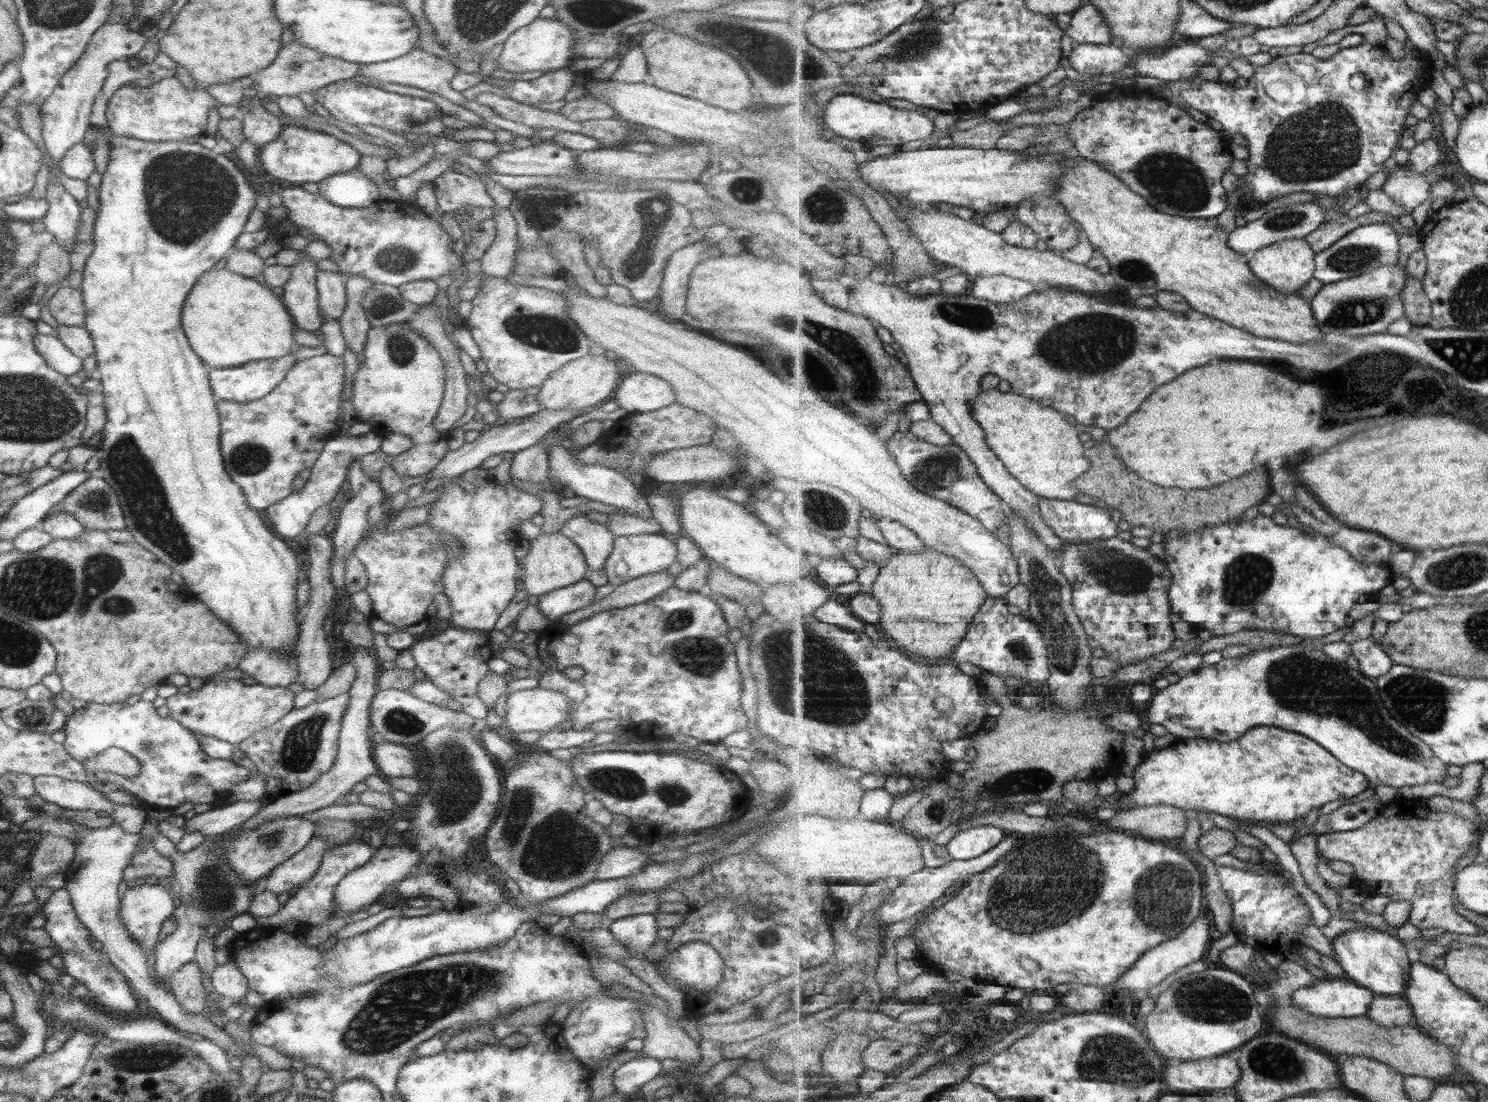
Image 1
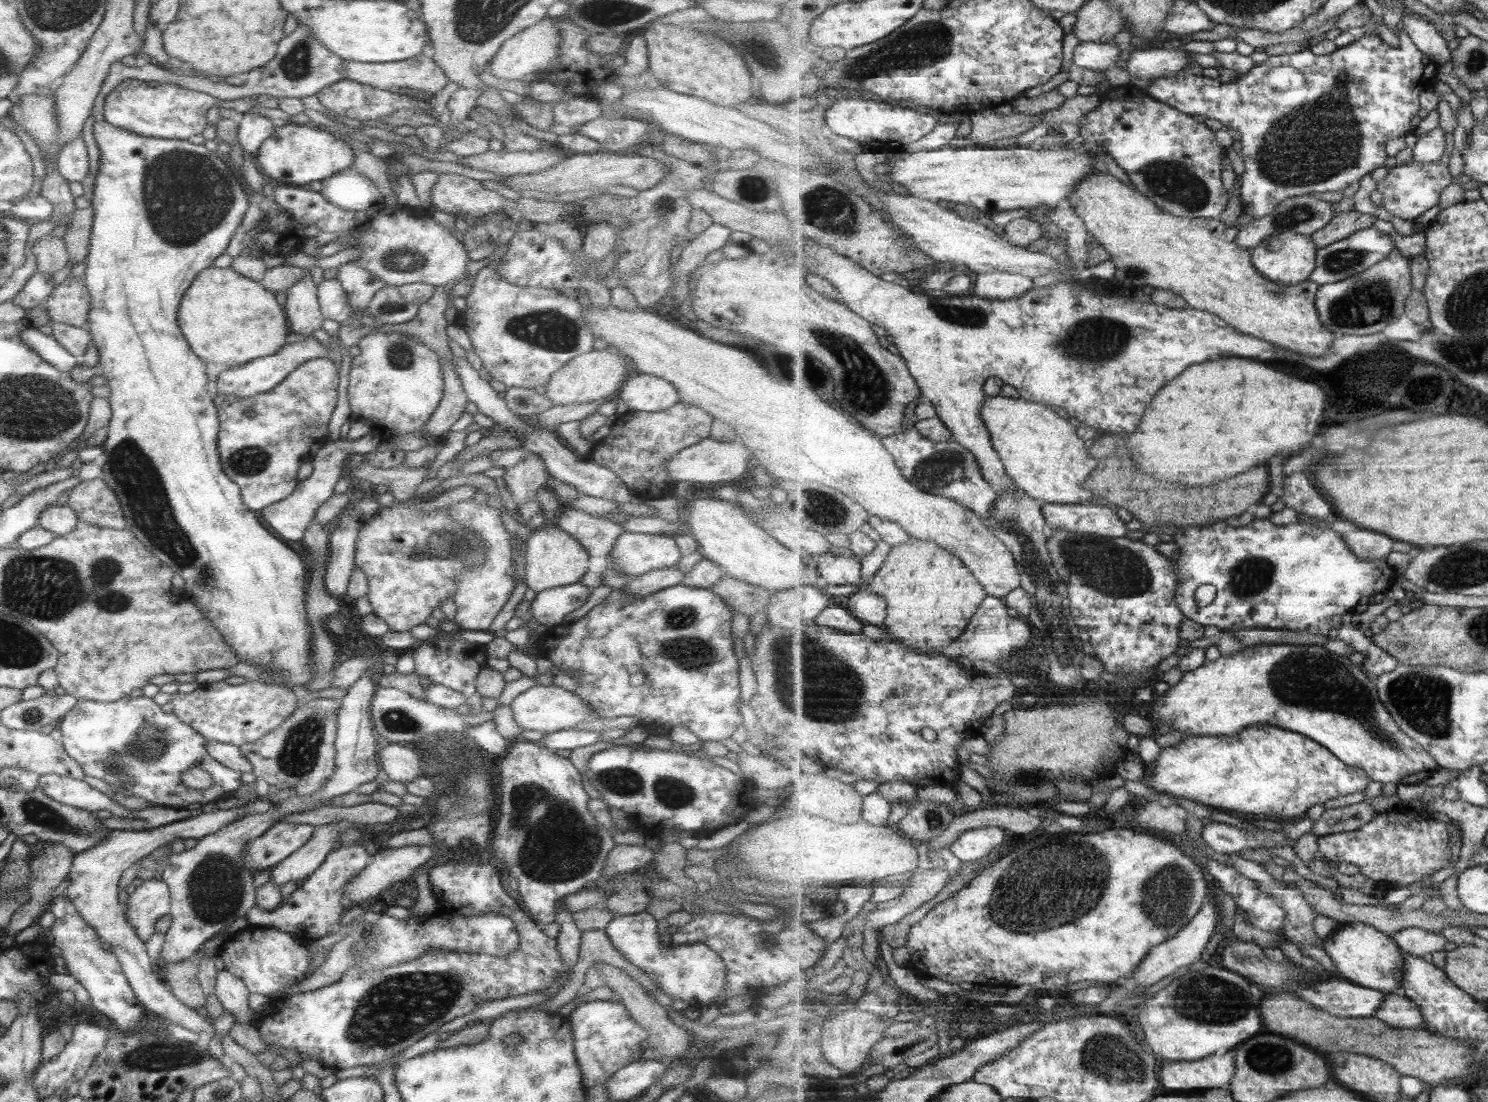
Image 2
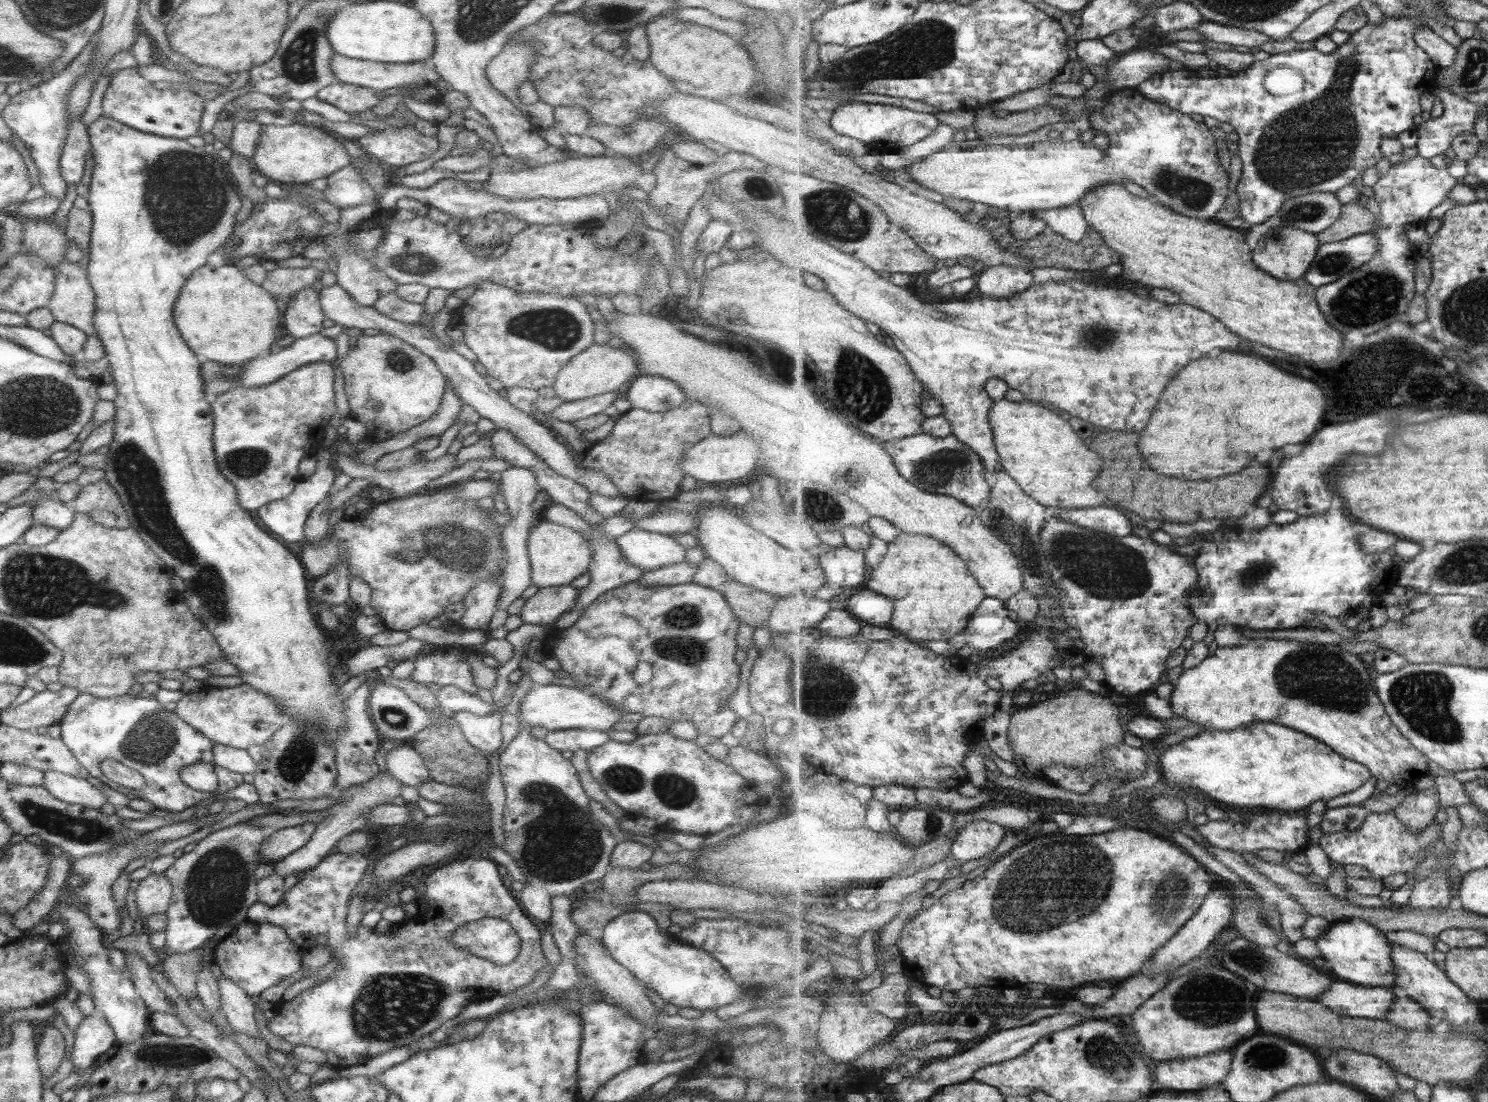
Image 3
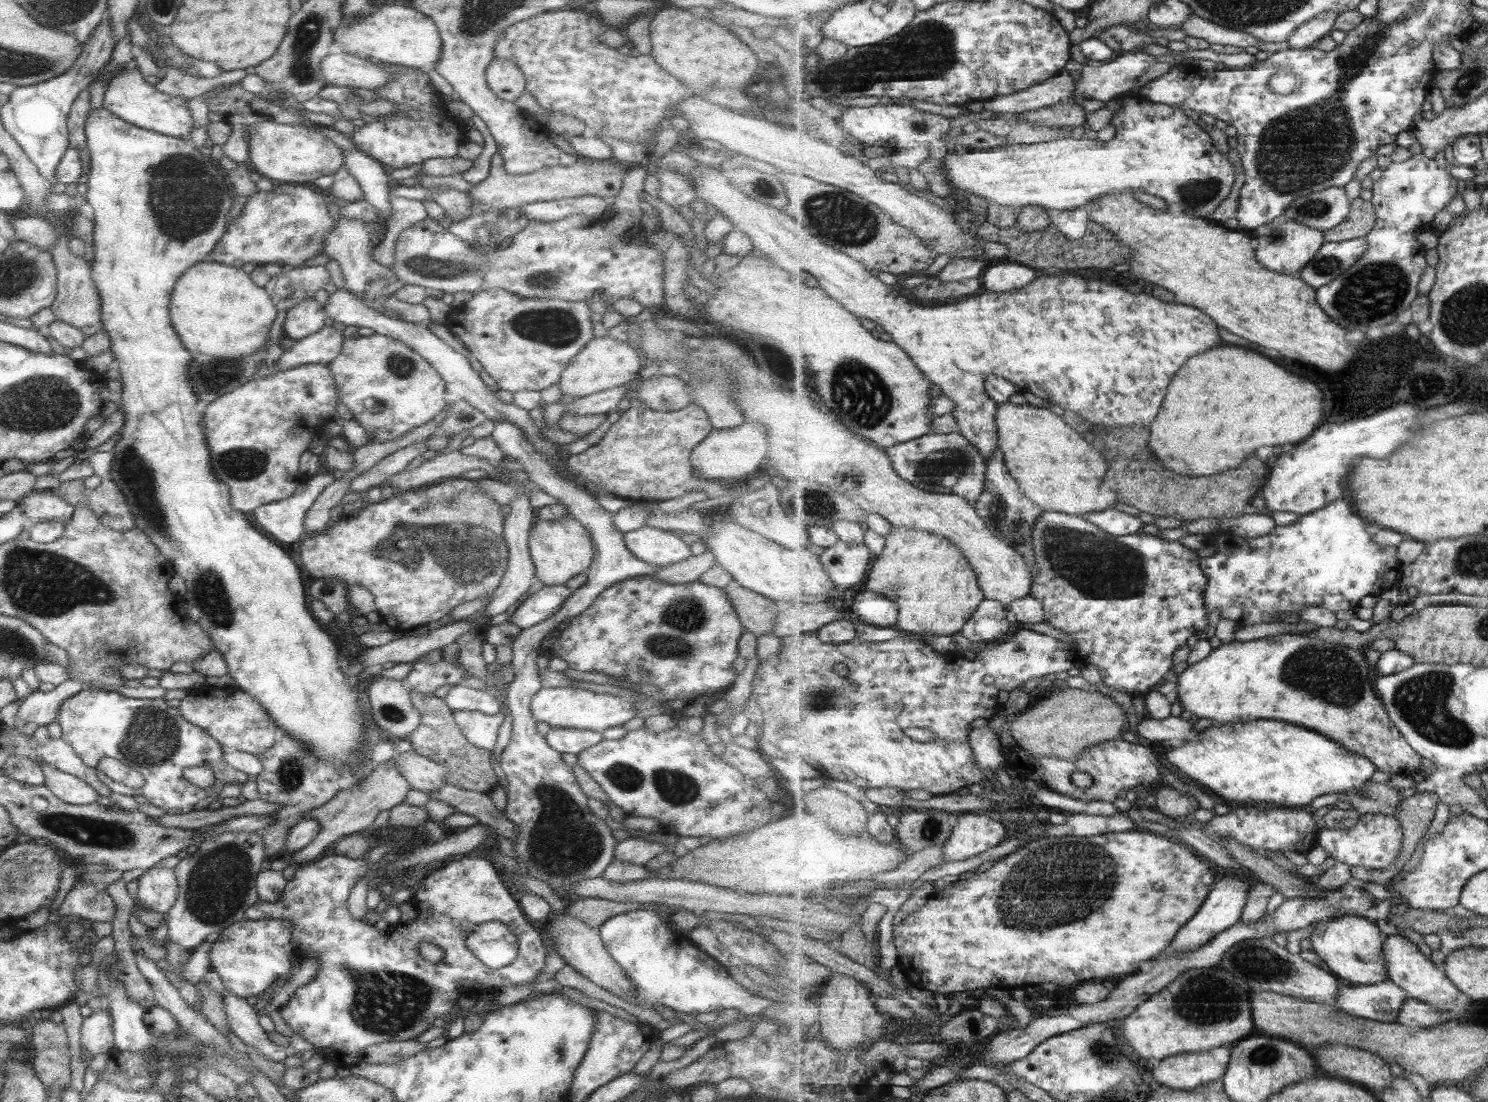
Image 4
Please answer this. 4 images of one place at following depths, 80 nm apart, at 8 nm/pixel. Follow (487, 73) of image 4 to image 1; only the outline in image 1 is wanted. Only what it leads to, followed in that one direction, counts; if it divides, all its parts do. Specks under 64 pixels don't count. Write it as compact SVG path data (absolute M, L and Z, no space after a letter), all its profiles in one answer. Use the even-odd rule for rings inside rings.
M537 17L529 24L512 32L494 52L495 66L505 72L535 72L558 70L565 67L572 56L572 30L554 18Z

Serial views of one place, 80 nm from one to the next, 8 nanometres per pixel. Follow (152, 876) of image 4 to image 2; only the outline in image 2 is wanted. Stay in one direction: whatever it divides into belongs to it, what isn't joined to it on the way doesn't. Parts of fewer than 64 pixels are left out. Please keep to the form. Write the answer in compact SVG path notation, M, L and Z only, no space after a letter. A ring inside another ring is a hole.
M149 879L143 881L140 886L135 887L130 896L127 896L127 910L124 910L127 922L134 928L137 938L144 942L155 932L154 924L160 916L165 916L169 912L169 892L168 887L162 880Z

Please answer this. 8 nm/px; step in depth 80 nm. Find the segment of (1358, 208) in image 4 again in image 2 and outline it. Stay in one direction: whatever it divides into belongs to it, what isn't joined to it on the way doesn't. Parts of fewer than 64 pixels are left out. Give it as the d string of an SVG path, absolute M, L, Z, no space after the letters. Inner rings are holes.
M1353 208L1349 211L1339 212L1325 228L1318 230L1310 237L1316 242L1318 248L1325 248L1334 242L1349 238L1358 230L1373 227L1377 217L1371 214L1363 214Z

